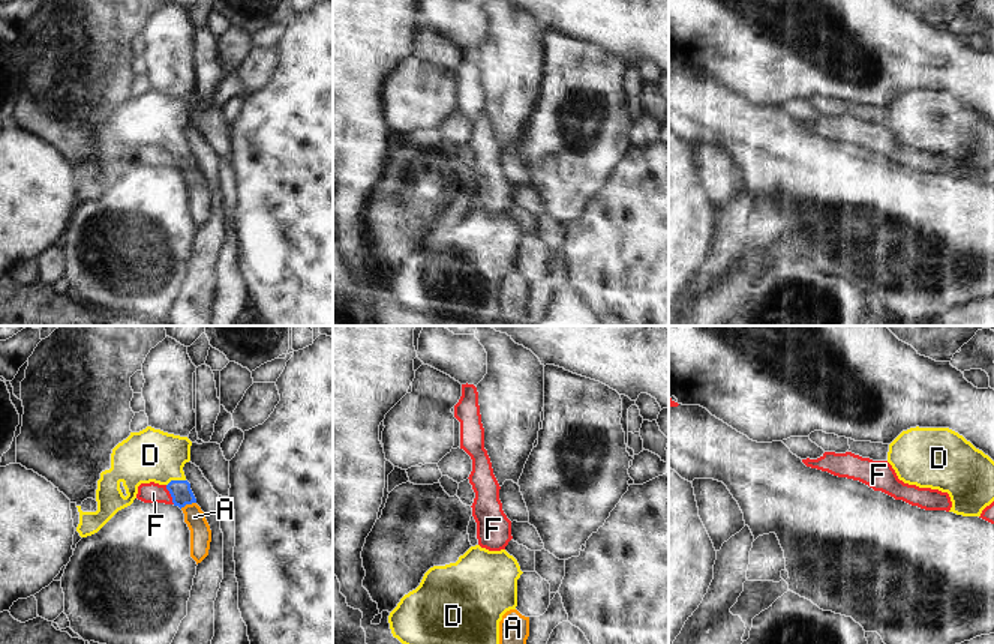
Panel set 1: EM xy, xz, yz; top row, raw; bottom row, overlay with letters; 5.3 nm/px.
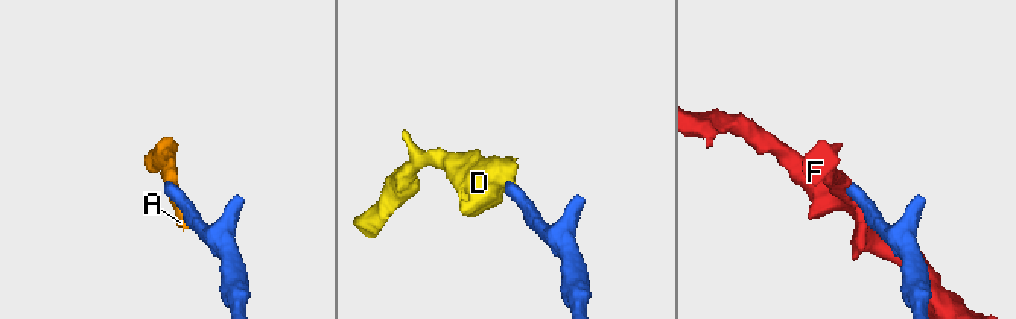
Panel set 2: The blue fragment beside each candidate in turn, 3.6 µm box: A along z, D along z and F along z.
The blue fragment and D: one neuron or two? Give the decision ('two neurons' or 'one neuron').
one neuron

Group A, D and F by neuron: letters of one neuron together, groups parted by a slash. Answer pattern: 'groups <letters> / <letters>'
groups A / D / F

